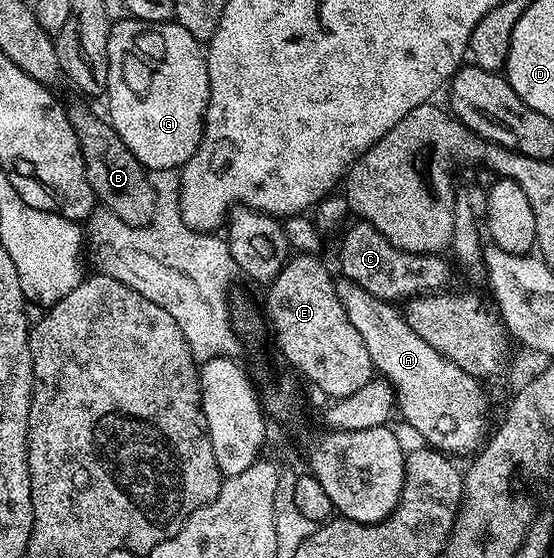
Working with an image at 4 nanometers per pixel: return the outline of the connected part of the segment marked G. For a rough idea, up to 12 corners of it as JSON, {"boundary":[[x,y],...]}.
{"boundary":[[174,20],[108,32],[108,111],[145,170],[194,156],[205,47]]}

